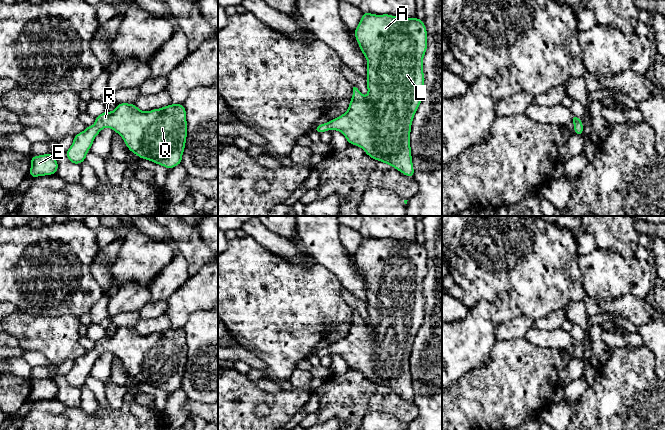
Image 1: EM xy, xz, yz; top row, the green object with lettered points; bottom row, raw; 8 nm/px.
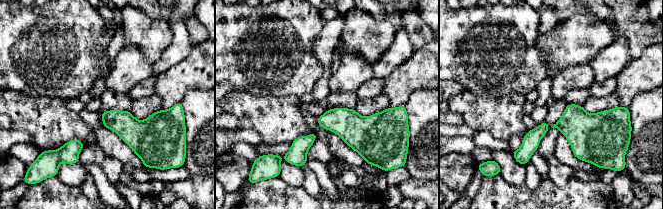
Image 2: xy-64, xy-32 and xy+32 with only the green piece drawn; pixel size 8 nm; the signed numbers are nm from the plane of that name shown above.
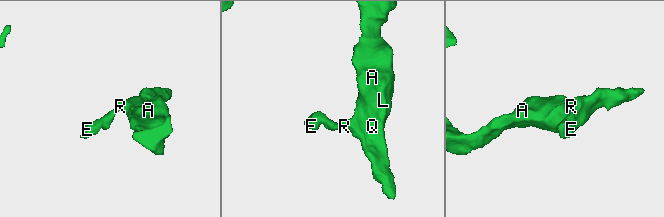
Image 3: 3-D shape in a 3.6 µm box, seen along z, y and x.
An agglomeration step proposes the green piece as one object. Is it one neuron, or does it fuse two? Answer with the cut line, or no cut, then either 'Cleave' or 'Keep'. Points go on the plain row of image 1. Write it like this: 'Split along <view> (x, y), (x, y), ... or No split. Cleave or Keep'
No split. Keep

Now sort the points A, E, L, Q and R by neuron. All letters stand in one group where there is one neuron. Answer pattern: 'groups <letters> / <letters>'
groups A E L Q R

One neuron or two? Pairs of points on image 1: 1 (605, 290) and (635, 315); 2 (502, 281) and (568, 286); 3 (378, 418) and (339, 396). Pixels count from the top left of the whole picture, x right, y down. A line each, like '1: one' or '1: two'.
1: two
2: one
3: two

